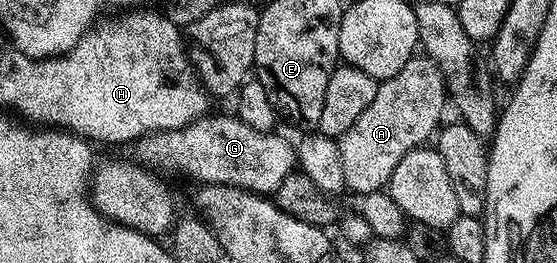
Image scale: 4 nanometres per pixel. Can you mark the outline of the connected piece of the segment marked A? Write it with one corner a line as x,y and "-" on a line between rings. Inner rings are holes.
415,54
391,78
380,81
371,106
338,140
337,149
343,162
345,186
350,193
366,196
372,192
388,189
395,166
411,150
422,147
425,140
442,127
441,115
447,108
445,75
434,60
425,54

